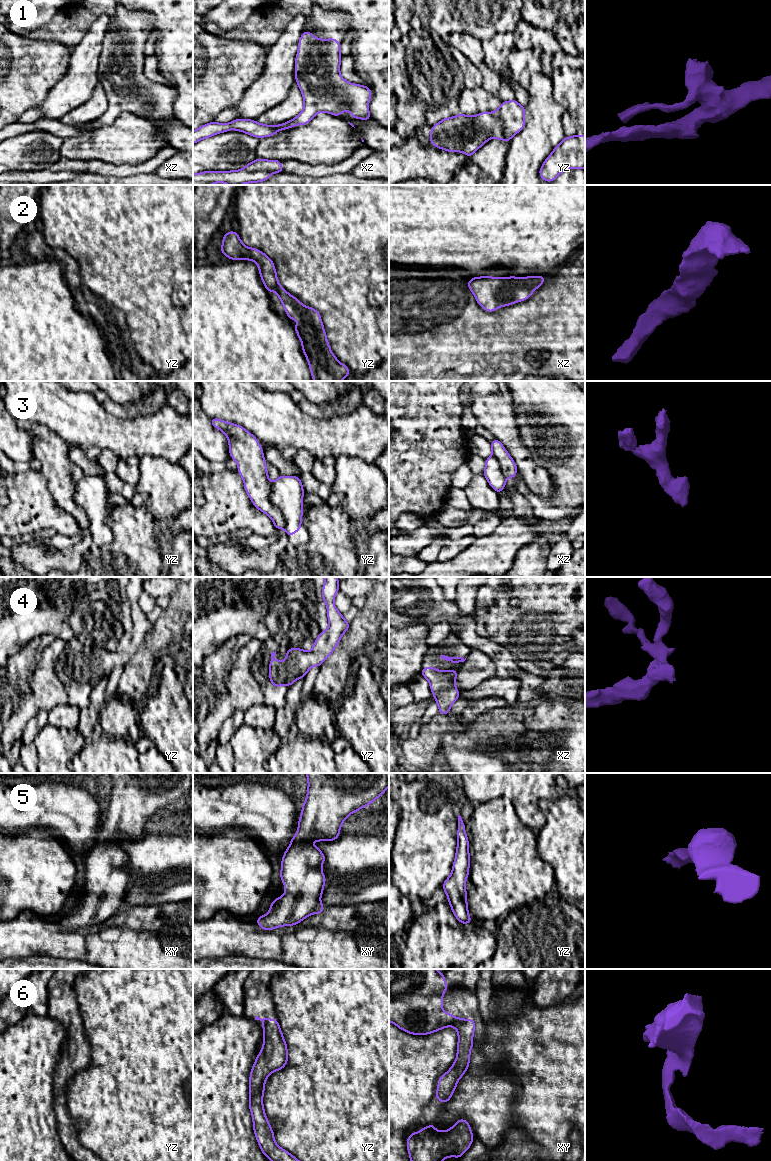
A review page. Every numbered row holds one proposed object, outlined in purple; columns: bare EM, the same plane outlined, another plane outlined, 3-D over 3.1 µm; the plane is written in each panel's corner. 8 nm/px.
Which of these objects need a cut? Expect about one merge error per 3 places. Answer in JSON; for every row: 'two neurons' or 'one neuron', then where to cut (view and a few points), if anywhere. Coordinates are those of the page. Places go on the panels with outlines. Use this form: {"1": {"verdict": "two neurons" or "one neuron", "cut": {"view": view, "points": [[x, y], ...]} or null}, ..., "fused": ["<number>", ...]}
{"1": {"verdict": "one neuron", "cut": null}, "2": {"verdict": "one neuron", "cut": null}, "3": {"verdict": "two neurons", "cut": {"view": "yz", "points": [[271, 483], [271, 502], [280, 510], [285, 527]]}}, "4": {"verdict": "one neuron", "cut": null}, "5": {"verdict": "one neuron", "cut": null}, "6": {"verdict": "one neuron", "cut": null}, "fused": ["3"]}

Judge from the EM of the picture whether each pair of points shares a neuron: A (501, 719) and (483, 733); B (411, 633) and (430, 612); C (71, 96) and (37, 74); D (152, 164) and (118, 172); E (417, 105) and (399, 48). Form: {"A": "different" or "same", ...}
{"A": "same", "B": "different", "C": "different", "D": "same", "E": "same"}

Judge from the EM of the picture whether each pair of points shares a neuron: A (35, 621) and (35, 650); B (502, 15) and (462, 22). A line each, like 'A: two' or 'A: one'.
A: two
B: one

